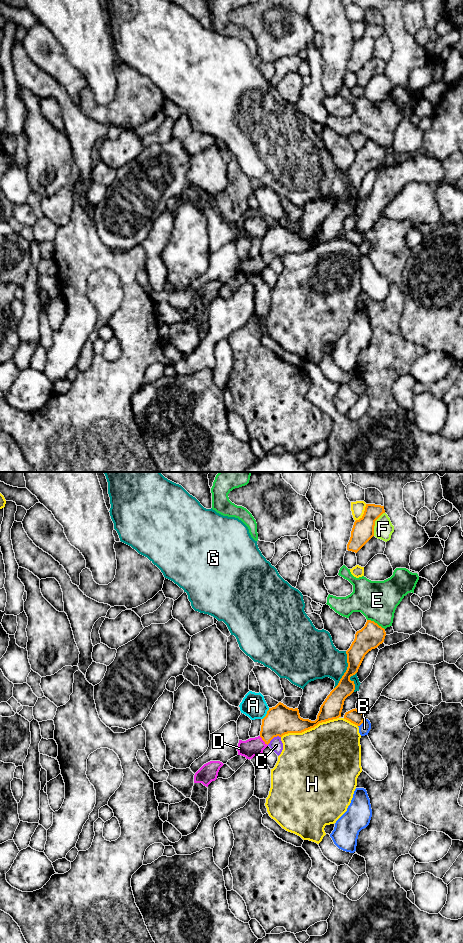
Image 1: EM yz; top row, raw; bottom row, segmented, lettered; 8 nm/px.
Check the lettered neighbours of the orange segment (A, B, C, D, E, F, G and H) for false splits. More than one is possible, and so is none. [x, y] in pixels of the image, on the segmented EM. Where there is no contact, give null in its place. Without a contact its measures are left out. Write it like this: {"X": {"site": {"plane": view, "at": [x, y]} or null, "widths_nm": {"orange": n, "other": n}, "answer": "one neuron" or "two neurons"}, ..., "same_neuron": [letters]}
{"A": {"site": {"plane": "yz", "at": [266, 714]}, "widths_nm": {"orange": 240, "other": 200}, "answer": "two neurons"}, "B": {"site": {"plane": "yz", "at": [362, 722]}, "widths_nm": {"orange": 120, "other": 90}, "answer": "two neurons"}, "C": {"site": {"plane": "yz", "at": [273, 737]}, "widths_nm": {"orange": 240, "other": 100}, "answer": "two neurons"}, "D": {"site": {"plane": "yz", "at": [263, 740]}, "widths_nm": {"orange": 240, "other": 150}, "answer": "one neuron"}, "E": {"site": {"plane": "yz", "at": [376, 623]}, "widths_nm": {"orange": 190, "other": 320}, "answer": "two neurons"}, "F": {"site": {"plane": "yz", "at": [374, 524]}, "widths_nm": {"orange": 180, "other": 160}, "answer": "two neurons"}, "G": {"site": {"plane": "yz", "at": [346, 670]}, "widths_nm": {"orange": 160, "other": 320}, "answer": "two neurons"}, "H": {"site": {"plane": "yz", "at": [309, 728]}, "widths_nm": {"orange": 240, "other": 480}, "answer": "two neurons"}, "same_neuron": ["D"]}

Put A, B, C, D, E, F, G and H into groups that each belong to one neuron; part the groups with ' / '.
A / B / C / D / E / F / G / H

